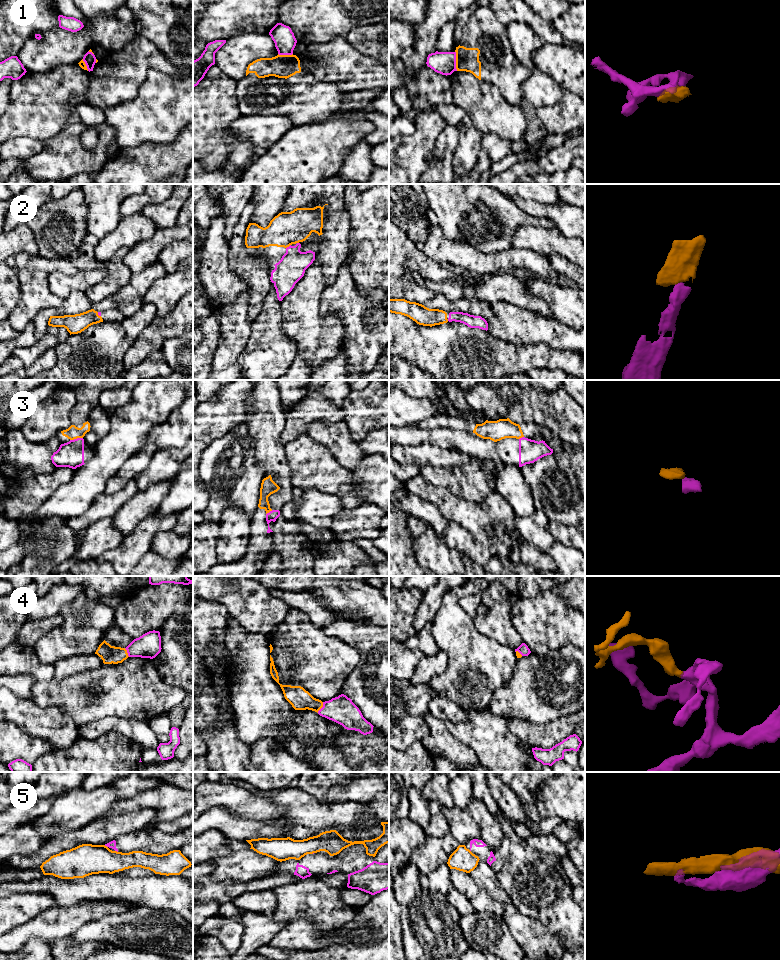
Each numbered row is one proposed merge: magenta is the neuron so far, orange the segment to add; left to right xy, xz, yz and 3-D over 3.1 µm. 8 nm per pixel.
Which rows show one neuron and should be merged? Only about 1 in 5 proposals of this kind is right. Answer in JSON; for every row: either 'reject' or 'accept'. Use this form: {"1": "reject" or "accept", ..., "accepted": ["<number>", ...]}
{"1": "reject", "2": "accept", "3": "reject", "4": "accept", "5": "reject", "accepted": ["2", "4"]}

